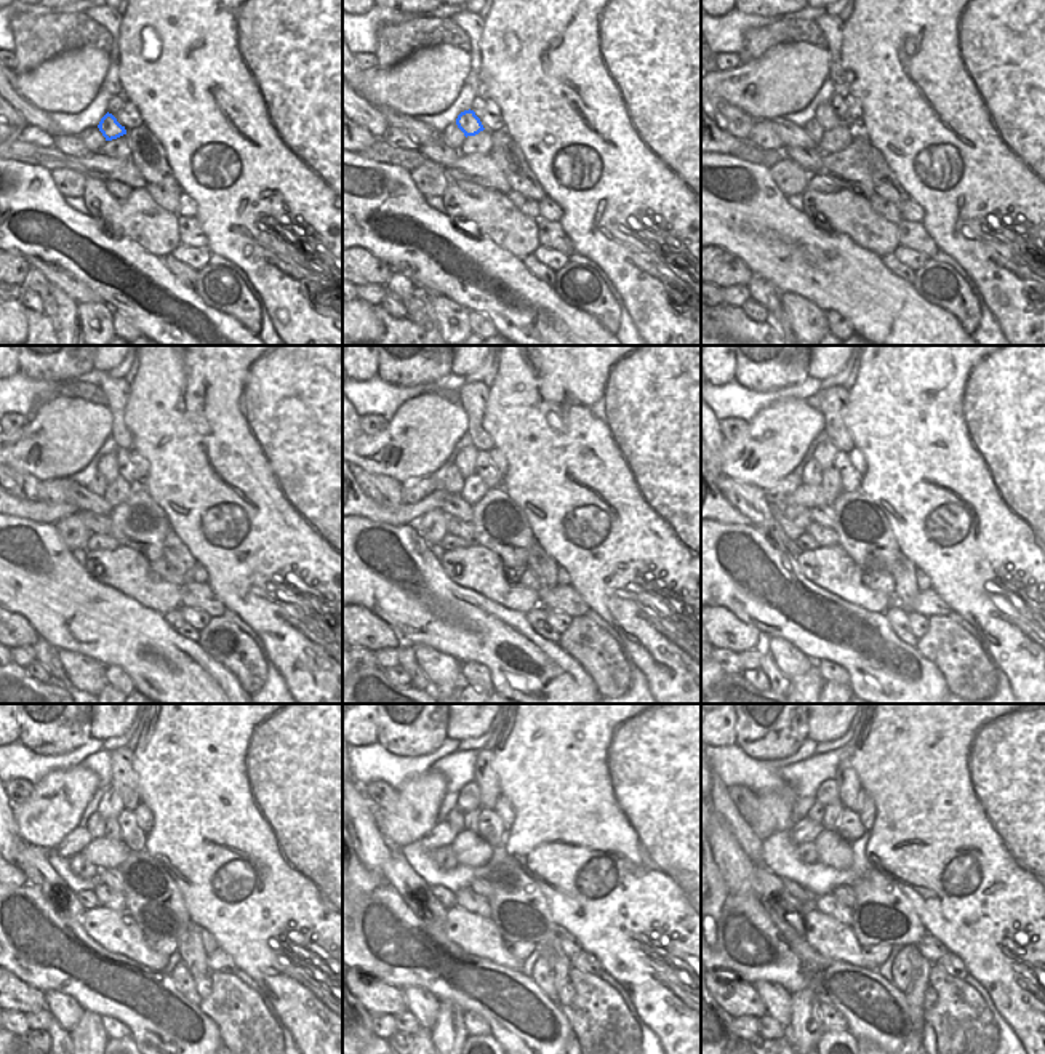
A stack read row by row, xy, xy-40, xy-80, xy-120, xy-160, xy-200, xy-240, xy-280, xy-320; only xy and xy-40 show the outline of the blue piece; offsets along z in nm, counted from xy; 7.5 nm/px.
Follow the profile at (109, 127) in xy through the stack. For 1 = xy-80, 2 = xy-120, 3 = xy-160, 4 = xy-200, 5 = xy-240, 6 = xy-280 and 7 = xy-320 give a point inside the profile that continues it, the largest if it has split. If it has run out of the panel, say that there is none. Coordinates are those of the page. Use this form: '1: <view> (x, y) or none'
1: xy-80 (826, 117)
2: xy-120 (108, 466)
3: xy-160 (466, 459)
4: xy-200 (824, 455)
5: xy-240 (111, 805)
6: xy-280 (468, 797)
7: xy-320 (826, 794)

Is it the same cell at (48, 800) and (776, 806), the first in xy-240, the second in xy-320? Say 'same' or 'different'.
same

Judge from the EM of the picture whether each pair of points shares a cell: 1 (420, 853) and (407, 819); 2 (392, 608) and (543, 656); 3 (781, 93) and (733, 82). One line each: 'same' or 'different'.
1: different
2: same
3: same

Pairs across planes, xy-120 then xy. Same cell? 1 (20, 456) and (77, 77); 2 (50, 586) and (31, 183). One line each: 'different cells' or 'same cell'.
1: same cell
2: same cell

